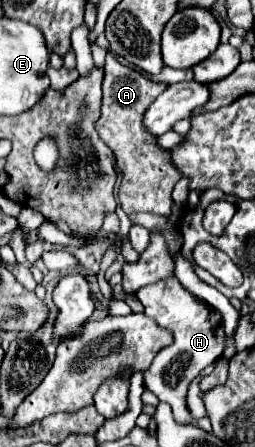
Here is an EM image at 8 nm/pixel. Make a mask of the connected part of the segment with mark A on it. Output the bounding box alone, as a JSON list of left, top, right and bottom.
[96,52,180,216]

